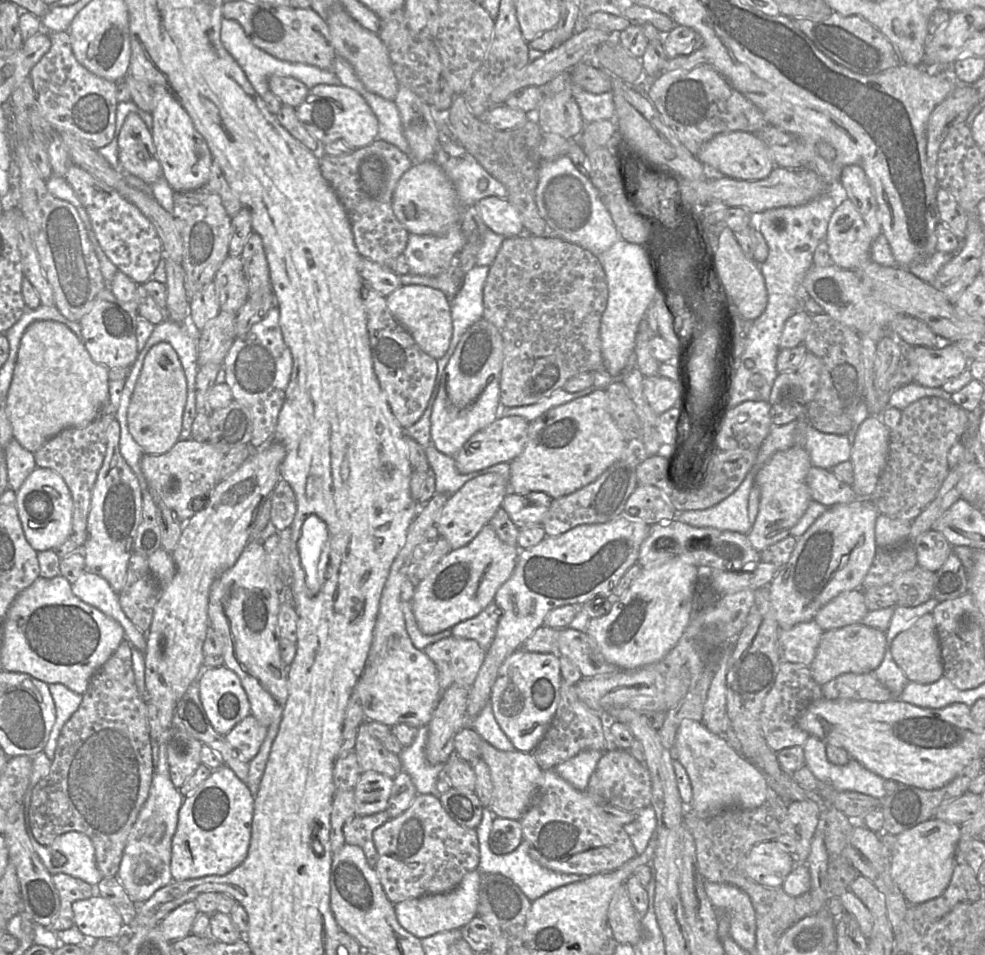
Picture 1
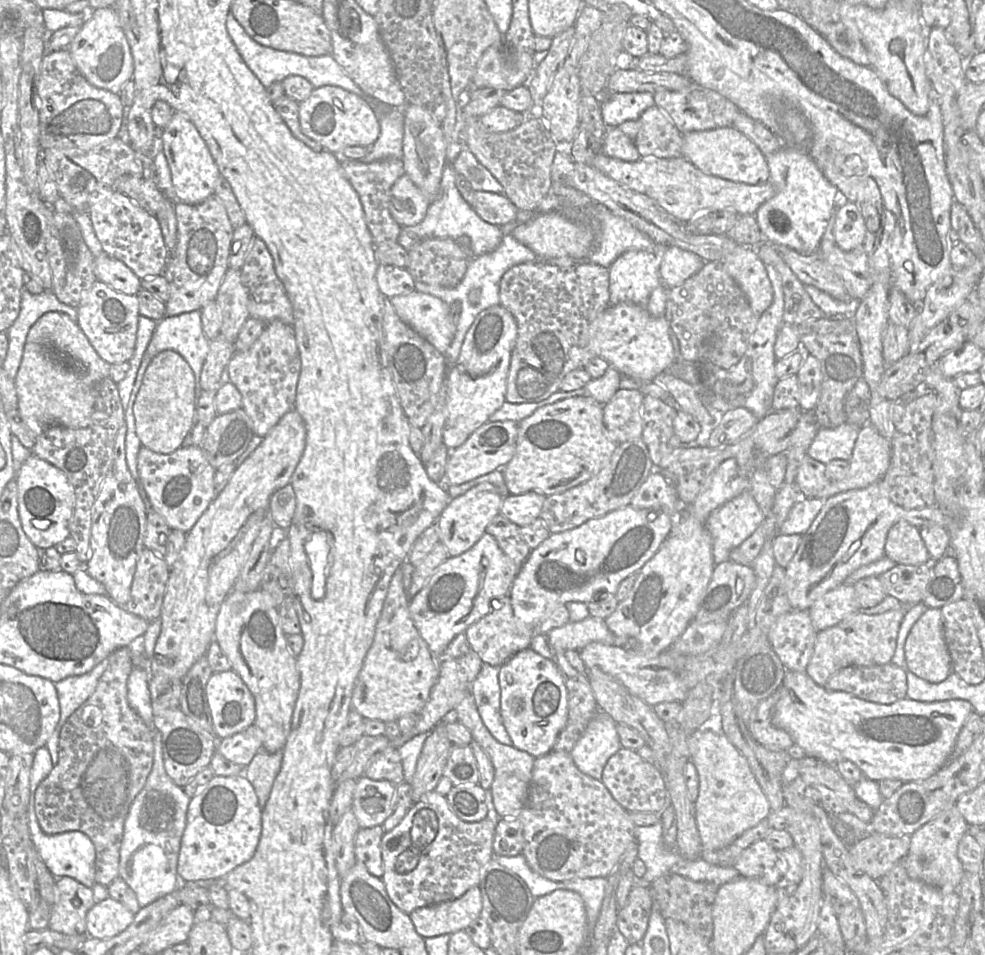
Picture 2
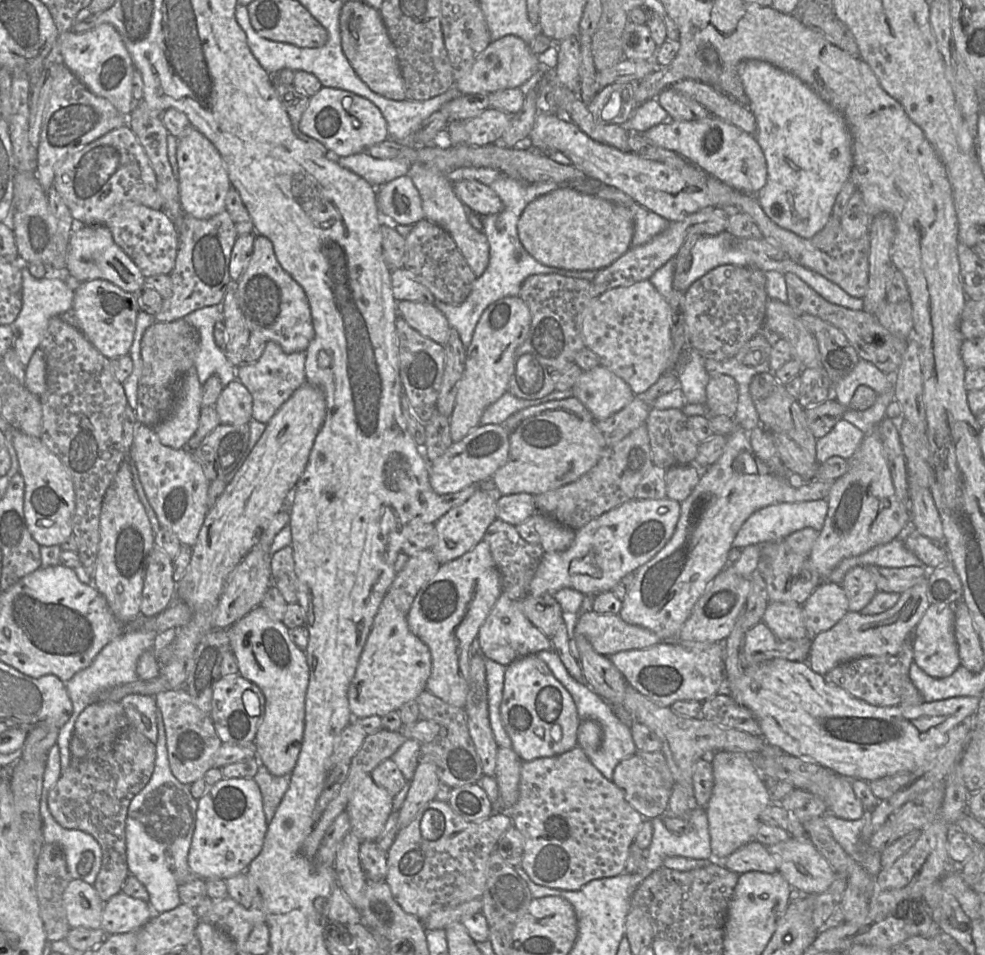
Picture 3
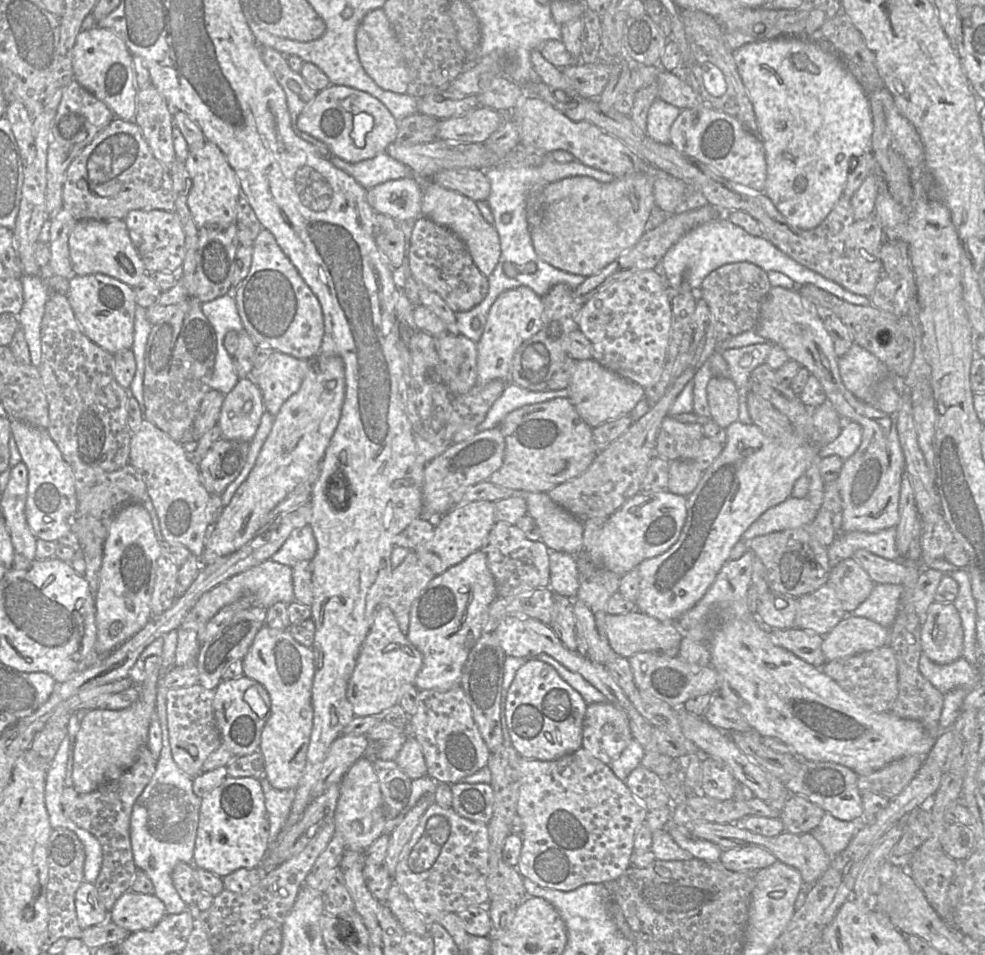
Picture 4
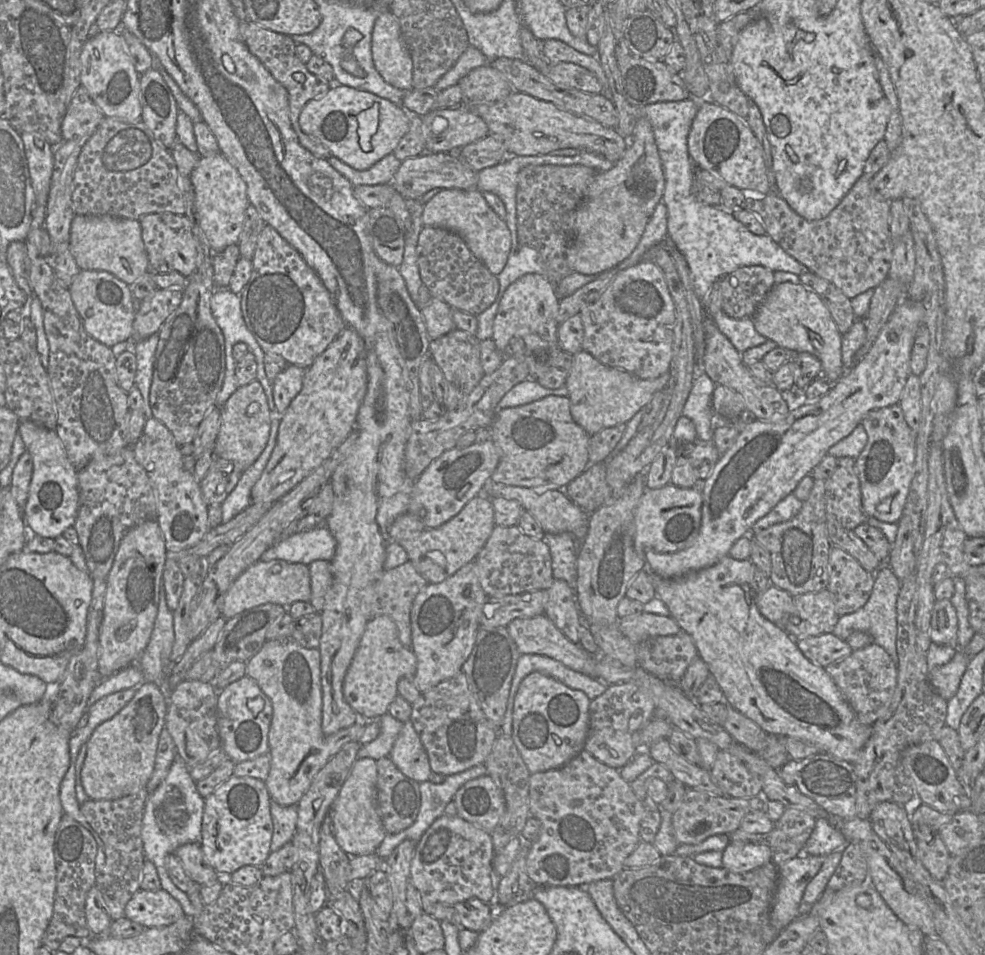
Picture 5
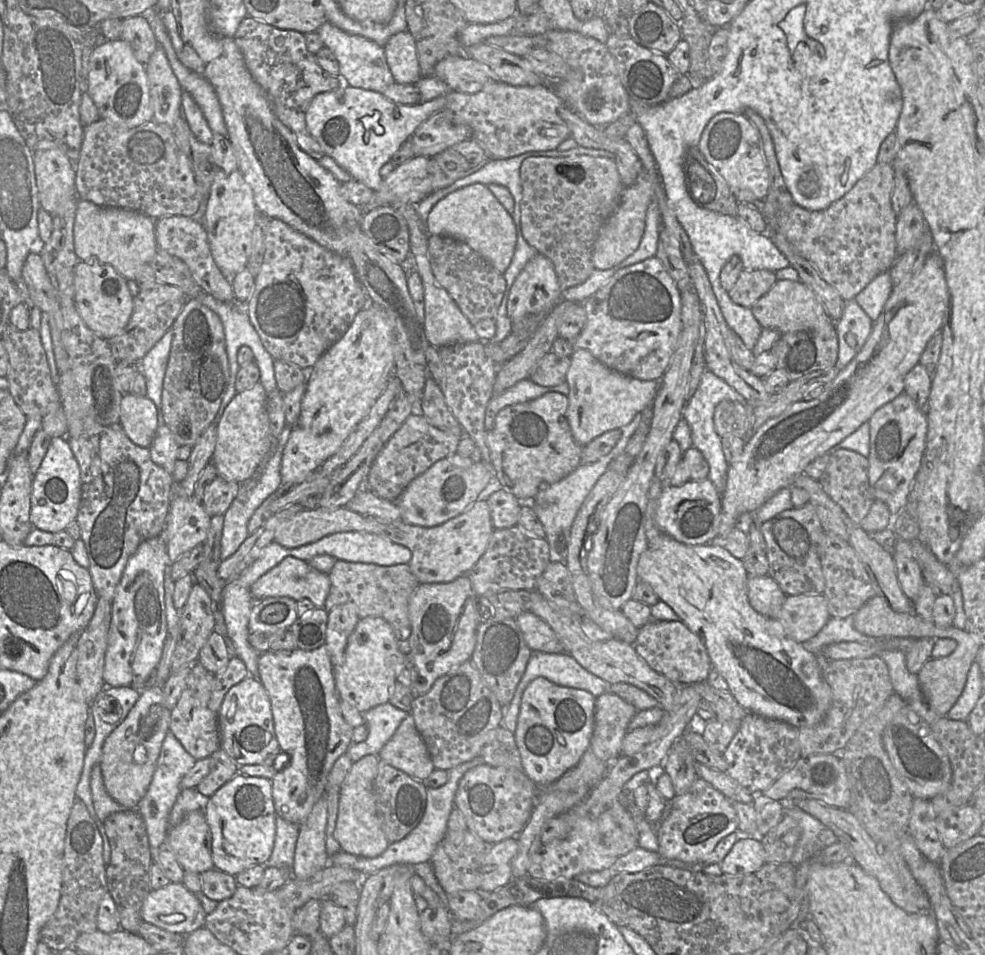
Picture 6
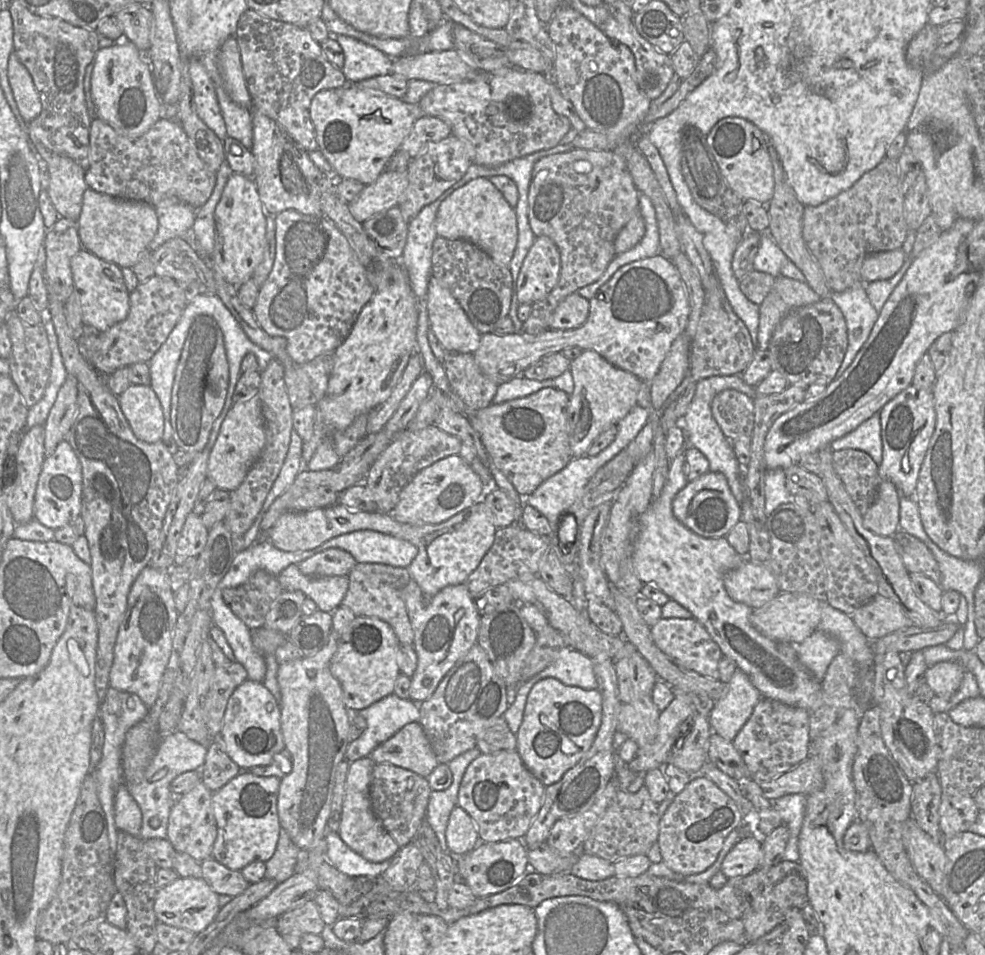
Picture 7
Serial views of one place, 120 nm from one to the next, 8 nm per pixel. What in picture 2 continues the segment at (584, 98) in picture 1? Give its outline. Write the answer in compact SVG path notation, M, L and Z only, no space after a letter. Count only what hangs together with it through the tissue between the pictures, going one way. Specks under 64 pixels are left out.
M650 92L609 93L600 97L601 115L607 127L617 127L629 120L638 120L649 107L654 106Z

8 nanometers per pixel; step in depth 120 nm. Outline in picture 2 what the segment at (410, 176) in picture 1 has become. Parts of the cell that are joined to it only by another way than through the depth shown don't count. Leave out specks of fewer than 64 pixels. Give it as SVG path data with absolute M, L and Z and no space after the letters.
M405 173L393 185L389 210L401 227L415 226L426 217L431 201Z

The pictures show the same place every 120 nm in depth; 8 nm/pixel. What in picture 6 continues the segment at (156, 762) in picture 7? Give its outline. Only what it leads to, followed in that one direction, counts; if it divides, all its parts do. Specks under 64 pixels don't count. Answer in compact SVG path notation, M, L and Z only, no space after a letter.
M168 730L160 750L157 766L144 797L138 802L136 809L142 816L148 841L151 848L166 846L169 831L169 816L171 809L180 792L180 781L183 776L194 766L196 759L193 758L182 746L175 735Z

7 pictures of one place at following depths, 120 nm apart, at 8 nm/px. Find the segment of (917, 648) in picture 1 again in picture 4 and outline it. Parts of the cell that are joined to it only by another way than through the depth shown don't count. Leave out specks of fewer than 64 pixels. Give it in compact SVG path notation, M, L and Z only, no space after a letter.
M933 602L921 627L922 653L937 664L950 664L963 656L964 630L954 603Z

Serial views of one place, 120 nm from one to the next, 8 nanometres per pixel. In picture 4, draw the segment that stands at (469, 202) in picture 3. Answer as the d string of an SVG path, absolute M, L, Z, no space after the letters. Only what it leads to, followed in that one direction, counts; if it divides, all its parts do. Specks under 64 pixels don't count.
M453 168L437 172L429 179L449 190L458 192L475 202L487 201L490 184L483 170Z

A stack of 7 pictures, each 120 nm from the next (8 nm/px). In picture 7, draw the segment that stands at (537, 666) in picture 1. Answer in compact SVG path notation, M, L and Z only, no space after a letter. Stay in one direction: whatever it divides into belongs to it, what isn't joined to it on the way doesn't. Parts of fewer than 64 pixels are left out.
M547 677L531 688L516 736L516 751L530 772L544 786L559 781L592 746L602 720L602 696L598 689L567 686Z

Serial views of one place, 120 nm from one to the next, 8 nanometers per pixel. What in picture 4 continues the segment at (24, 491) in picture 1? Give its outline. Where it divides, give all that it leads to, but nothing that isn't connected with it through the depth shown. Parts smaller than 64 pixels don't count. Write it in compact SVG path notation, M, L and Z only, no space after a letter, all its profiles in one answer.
M9 418L11 435L15 439L21 461L28 470L25 515L27 524L36 539L57 541L72 530L78 500L75 480L70 465L46 429L41 429L18 419Z

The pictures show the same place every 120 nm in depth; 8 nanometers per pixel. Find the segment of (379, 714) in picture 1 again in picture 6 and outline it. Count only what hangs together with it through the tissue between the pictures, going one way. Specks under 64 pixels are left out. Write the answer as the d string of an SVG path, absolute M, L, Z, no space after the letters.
M361 618L348 638L342 663L333 666L338 696L360 713L389 702L398 670L408 656L401 652L394 630L385 619Z

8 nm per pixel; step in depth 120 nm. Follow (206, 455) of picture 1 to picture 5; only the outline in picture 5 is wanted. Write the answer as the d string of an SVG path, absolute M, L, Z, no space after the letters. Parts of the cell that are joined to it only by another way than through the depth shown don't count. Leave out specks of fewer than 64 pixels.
M148 418L132 449L136 461L145 469L152 484L157 508L156 521L162 531L166 550L177 551L194 546L210 529L208 505L193 472L184 469L180 446L172 433L157 419Z

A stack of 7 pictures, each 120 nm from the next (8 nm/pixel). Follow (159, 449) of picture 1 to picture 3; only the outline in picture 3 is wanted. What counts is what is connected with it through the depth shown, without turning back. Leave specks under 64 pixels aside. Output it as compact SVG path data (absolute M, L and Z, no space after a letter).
M194 367L179 381L172 412L154 427L163 445L181 449L188 443L198 428L201 400L202 386Z

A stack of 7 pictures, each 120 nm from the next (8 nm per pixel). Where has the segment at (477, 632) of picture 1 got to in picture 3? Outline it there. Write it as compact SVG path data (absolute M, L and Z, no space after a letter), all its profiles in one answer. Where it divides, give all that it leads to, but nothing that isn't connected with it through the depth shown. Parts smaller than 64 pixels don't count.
M501 594L479 629L477 641L480 653L499 664L508 666L513 661L543 650L553 649L552 641L534 626L520 609L519 600Z

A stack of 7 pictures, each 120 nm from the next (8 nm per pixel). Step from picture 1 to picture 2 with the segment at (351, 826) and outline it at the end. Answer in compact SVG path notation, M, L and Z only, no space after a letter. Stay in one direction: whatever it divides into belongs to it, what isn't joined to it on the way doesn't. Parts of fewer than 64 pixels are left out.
M382 825L372 828L360 828L354 842L357 861L364 864L367 870L378 878L381 878L384 873L380 847L384 833Z

